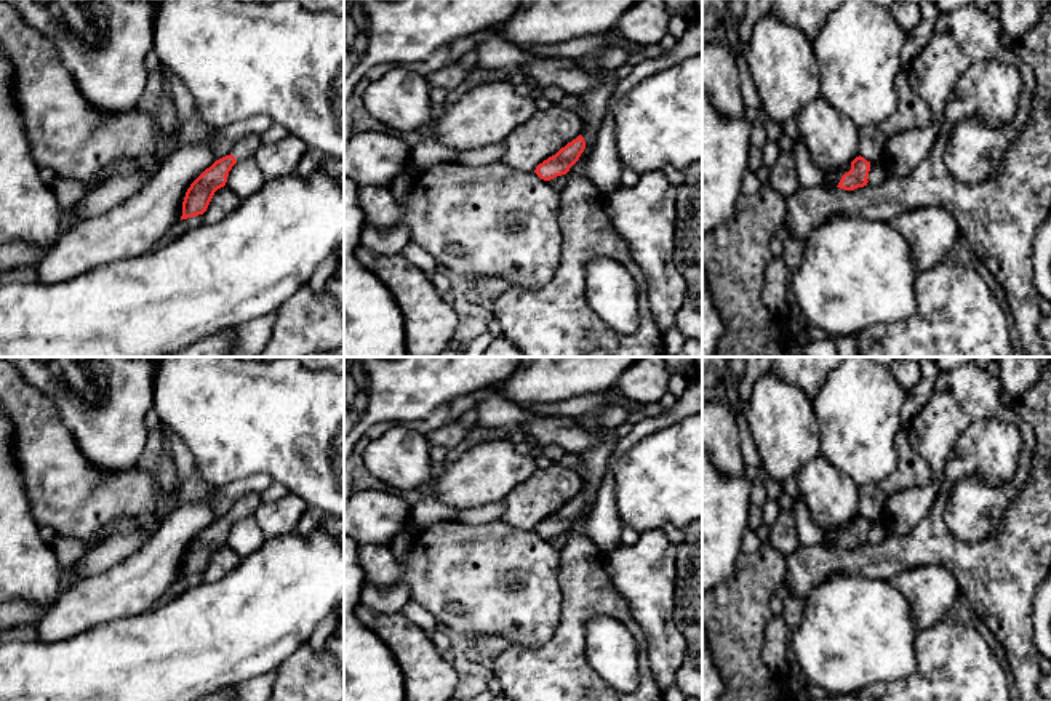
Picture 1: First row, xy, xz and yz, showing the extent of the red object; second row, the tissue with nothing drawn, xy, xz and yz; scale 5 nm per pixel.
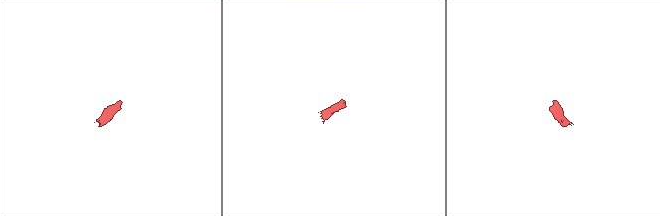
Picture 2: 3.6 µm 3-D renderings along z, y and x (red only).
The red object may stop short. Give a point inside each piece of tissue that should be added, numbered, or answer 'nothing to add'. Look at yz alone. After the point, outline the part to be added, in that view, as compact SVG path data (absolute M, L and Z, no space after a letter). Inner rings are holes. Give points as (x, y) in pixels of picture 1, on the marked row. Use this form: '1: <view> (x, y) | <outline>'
1: yz (834, 176) | M846 163L846 165L843 165L841 168L832 171L832 173L827 176L827 179L830 181L832 186L837 187L838 182L840 182L840 179L841 179L841 176L843 176L845 173L848 173L849 170L851 170L851 163Z

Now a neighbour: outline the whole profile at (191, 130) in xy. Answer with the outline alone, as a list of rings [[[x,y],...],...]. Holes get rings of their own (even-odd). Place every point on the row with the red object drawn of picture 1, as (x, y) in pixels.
[[[162,66],[162,72],[173,107],[178,114],[178,125],[174,131],[166,136],[170,146],[181,147],[210,141],[214,147],[214,157],[219,160],[230,155],[235,144],[246,134],[256,133],[261,136],[274,123],[267,115],[254,115],[222,128],[211,128],[200,118],[194,94],[186,83],[168,67]]]

